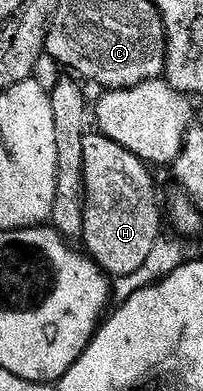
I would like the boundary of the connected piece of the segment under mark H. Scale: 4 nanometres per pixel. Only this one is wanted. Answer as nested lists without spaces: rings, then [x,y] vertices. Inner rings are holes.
[[[99,130],[87,133],[82,142],[84,171],[84,239],[87,255],[109,277],[129,276],[146,262],[154,242],[162,239],[160,204],[152,185],[149,165],[130,150],[118,146]]]

